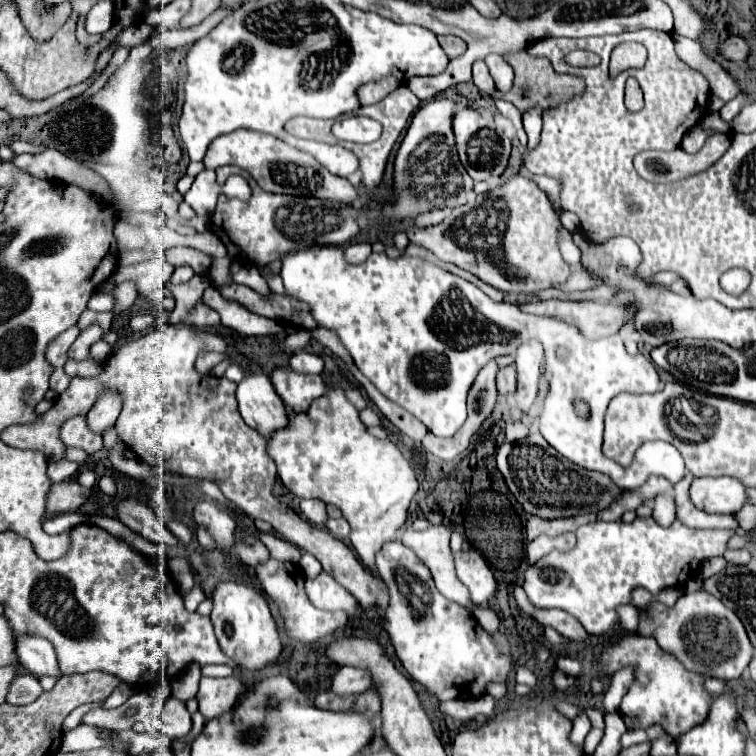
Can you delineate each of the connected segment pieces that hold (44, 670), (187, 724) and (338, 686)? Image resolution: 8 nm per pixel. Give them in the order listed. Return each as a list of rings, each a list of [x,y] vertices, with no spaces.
[[[17,635],[17,655],[21,665],[35,677],[41,677],[41,675],[61,677],[55,649],[47,639]]]
[[[175,697],[167,699],[161,721],[163,721],[163,731],[171,739],[179,739],[191,731],[191,713],[187,711],[185,703]]]
[[[343,665],[331,681],[331,693],[337,693],[341,697],[365,693],[369,689],[371,689],[371,675],[367,675],[363,669],[355,669],[347,665]]]

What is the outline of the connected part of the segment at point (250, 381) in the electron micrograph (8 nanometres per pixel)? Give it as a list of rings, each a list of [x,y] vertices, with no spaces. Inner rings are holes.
[[[247,373],[247,379],[237,387],[237,401],[243,421],[267,441],[275,431],[287,427],[285,403],[265,373]]]

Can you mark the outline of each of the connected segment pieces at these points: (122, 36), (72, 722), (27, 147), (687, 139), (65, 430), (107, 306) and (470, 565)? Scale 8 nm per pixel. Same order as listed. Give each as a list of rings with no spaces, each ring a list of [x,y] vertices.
[[[139,23],[139,25],[131,25],[129,29],[123,29],[113,43],[121,45],[121,47],[135,47],[135,45],[141,45],[149,39],[153,27],[147,25],[147,23]]]
[[[91,703],[91,705],[81,705],[81,707],[77,707],[71,715],[65,717],[65,721],[63,721],[63,729],[65,729],[65,731],[75,729],[75,727],[81,723],[81,717],[83,717],[89,709],[93,709],[93,707],[101,707],[101,703]]]
[[[15,141],[11,143],[11,149],[15,151],[15,155],[21,155],[21,153],[43,153],[47,147],[45,145],[33,145],[33,143],[25,143],[25,141]]]
[[[693,127],[691,131],[685,133],[683,141],[681,141],[681,149],[685,153],[699,153],[701,147],[705,145],[705,139],[711,135],[711,131],[703,131],[699,127]]]
[[[83,415],[73,417],[69,421],[63,423],[61,427],[61,439],[67,447],[79,447],[85,453],[97,453],[99,449],[103,449],[103,441],[99,433],[91,433],[87,429],[87,421]]]
[[[95,291],[95,293],[91,295],[87,307],[93,309],[93,311],[111,311],[111,309],[113,309],[113,295]]]
[[[463,549],[453,553],[453,559],[457,577],[471,591],[471,599],[475,599],[477,605],[489,601],[495,595],[498,583],[481,553],[475,549]]]

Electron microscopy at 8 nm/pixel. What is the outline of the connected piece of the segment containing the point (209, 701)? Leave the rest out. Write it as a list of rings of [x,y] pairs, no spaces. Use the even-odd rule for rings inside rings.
[[[237,675],[221,677],[221,679],[203,677],[199,691],[197,691],[199,711],[207,719],[219,717],[219,715],[227,713],[229,709],[233,709],[233,705],[241,699],[241,695],[245,691],[247,691],[247,687]]]

